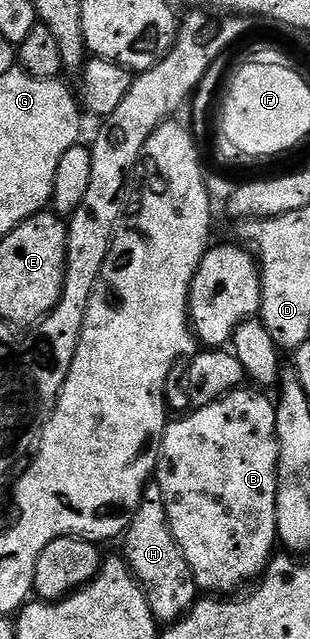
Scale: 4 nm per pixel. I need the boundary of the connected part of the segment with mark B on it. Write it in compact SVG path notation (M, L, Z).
M246 387L239 388L237 391L233 393L227 393L226 396L222 397L218 401L214 401L210 405L203 405L201 407L195 408L193 411L194 413L190 413L187 415L183 421L178 421L175 423L167 424L166 433L162 436L162 452L158 459L158 467L156 470L156 485L158 481L158 489L162 494L160 494L160 500L162 506L166 509L166 514L168 515L168 523L172 527L172 535L174 538L178 540L178 546L182 549L182 554L184 555L184 559L187 563L190 564L190 573L194 577L194 581L198 584L199 590L205 591L206 589L208 592L207 594L210 595L230 595L233 589L238 589L241 587L245 581L253 582L255 579L261 578L262 574L266 571L266 566L270 564L272 558L275 556L276 546L279 544L278 540L278 524L276 523L276 495L278 494L278 440L276 439L276 435L274 434L274 428L276 427L276 415L274 414L274 406L275 402L273 400L270 401L266 397L261 397L258 393L249 393L246 390Z

